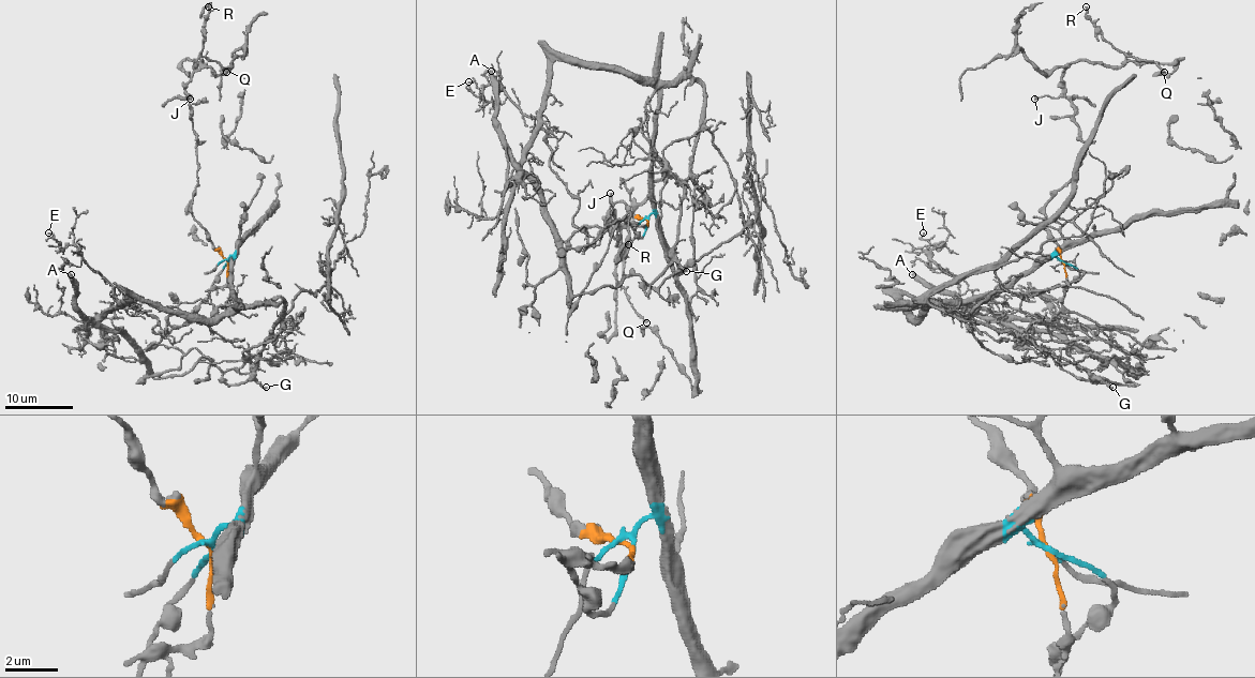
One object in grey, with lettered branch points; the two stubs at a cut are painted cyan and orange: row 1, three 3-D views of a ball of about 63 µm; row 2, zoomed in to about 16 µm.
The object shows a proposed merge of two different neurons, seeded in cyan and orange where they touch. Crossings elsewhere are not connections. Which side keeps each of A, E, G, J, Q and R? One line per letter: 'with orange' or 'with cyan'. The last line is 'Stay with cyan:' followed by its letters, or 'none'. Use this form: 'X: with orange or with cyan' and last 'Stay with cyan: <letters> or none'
A: with cyan
E: with cyan
G: with cyan
J: with orange
Q: with orange
R: with orange
Stay with cyan: A, E, G

